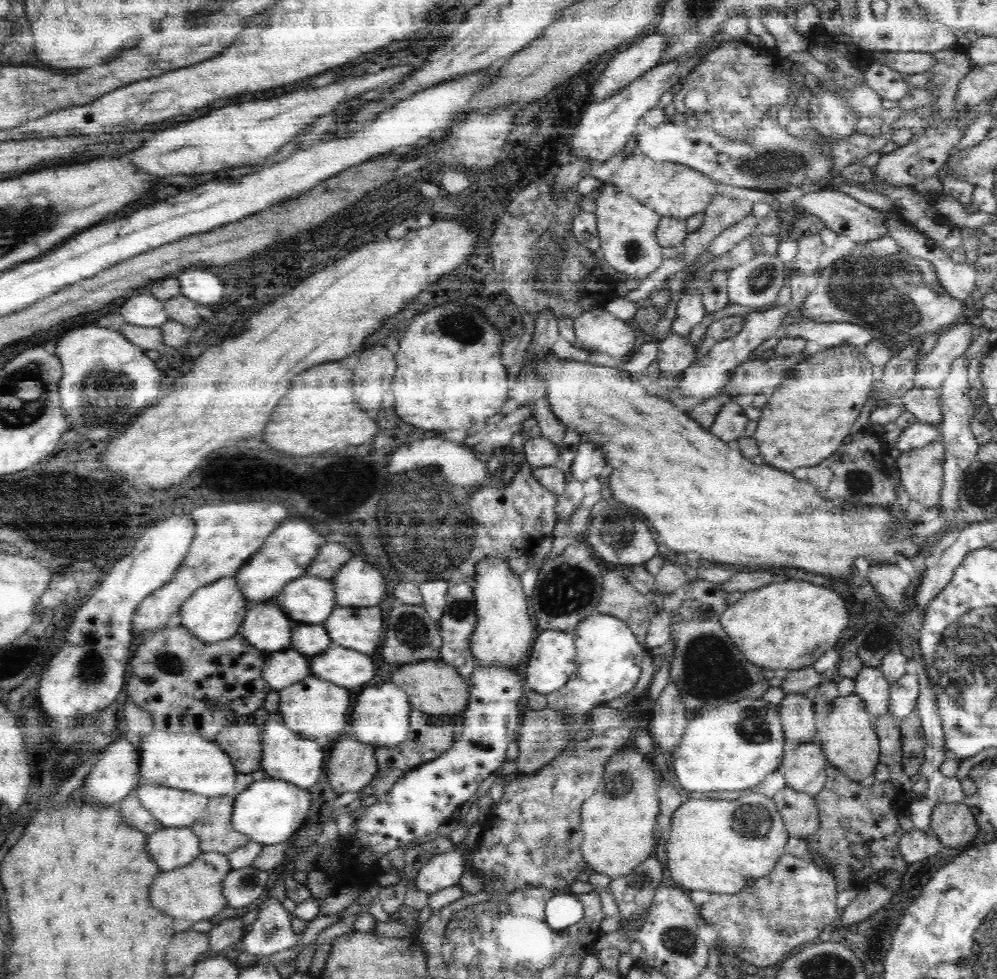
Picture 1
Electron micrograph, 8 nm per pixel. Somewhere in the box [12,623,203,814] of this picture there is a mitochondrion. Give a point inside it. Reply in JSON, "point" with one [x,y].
{"point":[92,671]}

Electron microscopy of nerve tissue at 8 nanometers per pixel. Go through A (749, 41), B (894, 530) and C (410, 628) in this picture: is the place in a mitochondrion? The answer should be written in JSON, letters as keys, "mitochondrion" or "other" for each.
{"A":"other","B":"mitochondrion","C":"mitochondrion"}

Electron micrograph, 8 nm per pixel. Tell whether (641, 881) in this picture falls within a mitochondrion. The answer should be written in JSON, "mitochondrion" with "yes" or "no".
{"mitochondrion":"yes"}

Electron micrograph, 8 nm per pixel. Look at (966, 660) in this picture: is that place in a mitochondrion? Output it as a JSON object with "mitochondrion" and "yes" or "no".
{"mitochondrion":"yes"}

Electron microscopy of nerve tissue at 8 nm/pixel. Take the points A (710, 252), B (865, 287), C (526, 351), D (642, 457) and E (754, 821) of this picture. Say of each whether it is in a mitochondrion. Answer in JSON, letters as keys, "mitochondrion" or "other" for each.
{"A":"other","B":"mitochondrion","C":"other","D":"other","E":"mitochondrion"}

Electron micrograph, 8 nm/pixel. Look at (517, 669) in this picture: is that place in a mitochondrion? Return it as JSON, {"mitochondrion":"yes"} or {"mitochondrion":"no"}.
{"mitochondrion":"no"}

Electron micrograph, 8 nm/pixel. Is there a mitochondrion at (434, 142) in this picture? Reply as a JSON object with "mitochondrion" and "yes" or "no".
{"mitochondrion":"no"}

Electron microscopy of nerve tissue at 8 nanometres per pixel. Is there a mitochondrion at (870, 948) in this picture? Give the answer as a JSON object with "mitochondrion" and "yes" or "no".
{"mitochondrion":"yes"}

